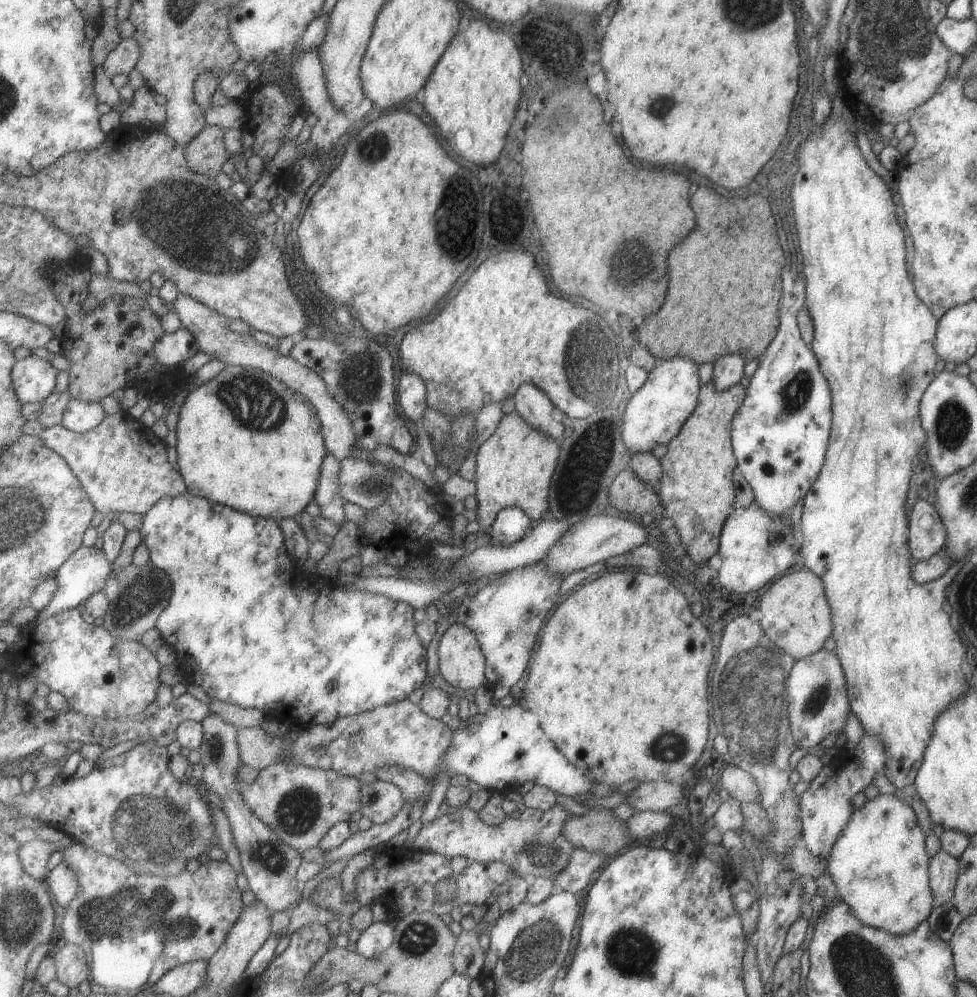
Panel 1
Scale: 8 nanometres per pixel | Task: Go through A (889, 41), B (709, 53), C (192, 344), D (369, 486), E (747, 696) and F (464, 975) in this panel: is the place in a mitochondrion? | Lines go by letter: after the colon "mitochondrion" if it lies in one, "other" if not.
A: mitochondrion
B: other
C: other
D: mitochondrion
E: mitochondrion
F: other

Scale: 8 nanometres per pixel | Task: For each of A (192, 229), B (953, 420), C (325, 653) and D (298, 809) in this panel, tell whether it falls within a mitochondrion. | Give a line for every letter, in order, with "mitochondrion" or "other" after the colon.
A: mitochondrion
B: mitochondrion
C: mitochondrion
D: mitochondrion

